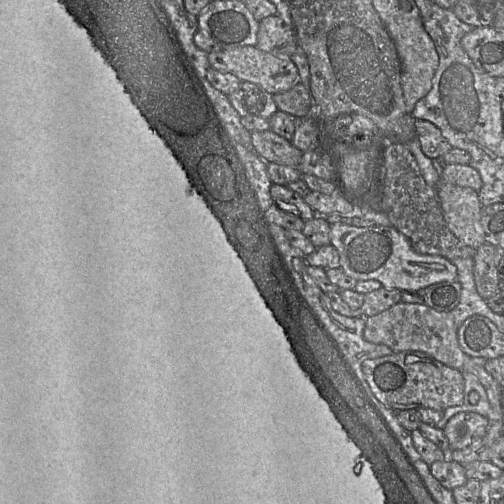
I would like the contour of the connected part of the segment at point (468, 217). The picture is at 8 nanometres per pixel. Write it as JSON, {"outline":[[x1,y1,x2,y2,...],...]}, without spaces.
{"outline":[[437,162,439,165,440,180,436,187,437,195,440,201,440,206,444,214,445,222,449,230,465,245,477,249,485,243,484,231,481,225,481,209,478,192,465,187,459,187,441,179,441,168,443,164]]}

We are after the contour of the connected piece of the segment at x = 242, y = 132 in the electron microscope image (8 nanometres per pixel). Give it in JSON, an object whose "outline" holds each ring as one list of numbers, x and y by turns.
{"outline":[[206,78,200,79,206,93,212,101,218,117,231,137,232,141,243,145,247,150,254,150,251,142,251,132,241,123,241,116,230,103,228,96,213,87]]}

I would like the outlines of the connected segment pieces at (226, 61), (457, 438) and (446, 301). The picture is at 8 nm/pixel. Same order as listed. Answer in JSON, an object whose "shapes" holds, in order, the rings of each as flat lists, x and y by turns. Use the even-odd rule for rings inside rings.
{"shapes":[[[256,46,221,49,208,54,208,60,211,68,234,75,241,82,253,83,272,95,288,91,299,81,298,69,291,58,261,51]],[[462,412,452,417,443,432,453,451,465,449,481,440,490,425,487,417,476,412]],[[458,280,453,282,440,282,421,289,417,292,403,292,401,302,429,306,437,311,451,312,457,307,461,298,461,284]]]}

